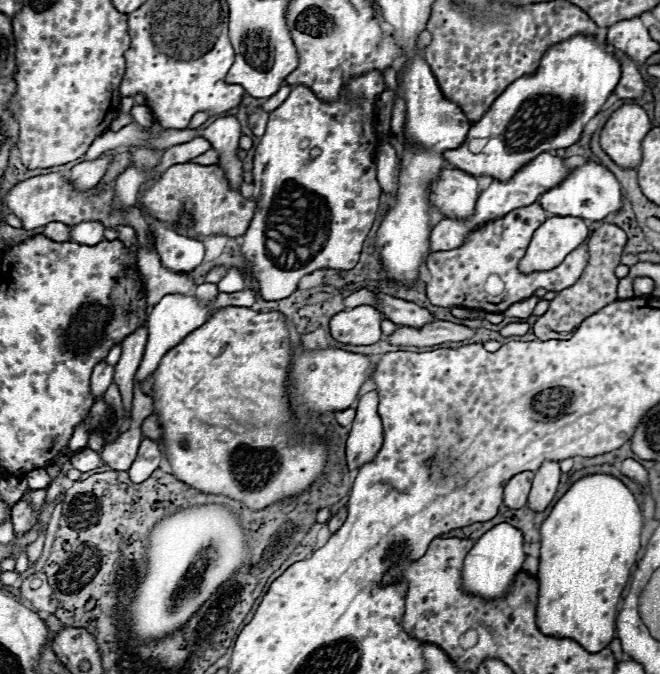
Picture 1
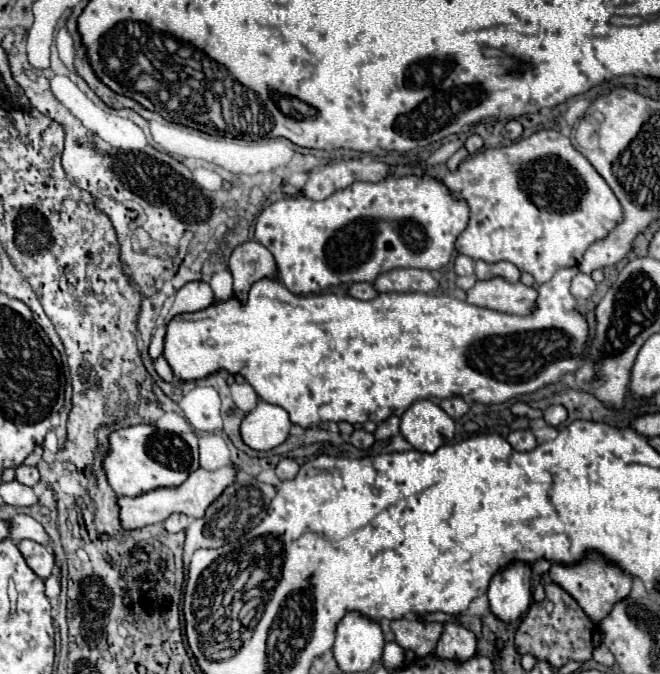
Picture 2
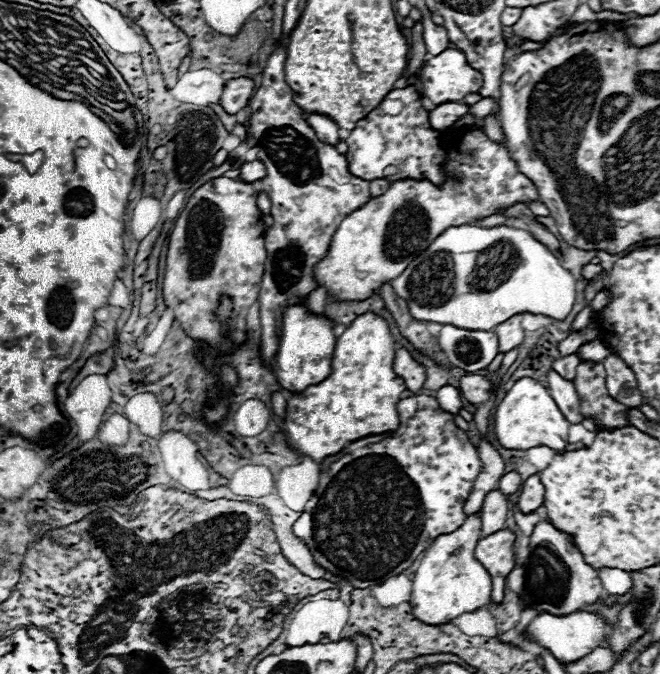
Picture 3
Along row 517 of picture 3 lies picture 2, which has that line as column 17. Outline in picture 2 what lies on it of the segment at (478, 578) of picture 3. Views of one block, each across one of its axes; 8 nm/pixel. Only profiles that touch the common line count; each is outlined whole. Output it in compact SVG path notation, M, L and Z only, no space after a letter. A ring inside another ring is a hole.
M18 466L16 468L16 480L20 484L26 484L26 486L36 486L40 482L40 474L36 468L30 468L30 466Z

